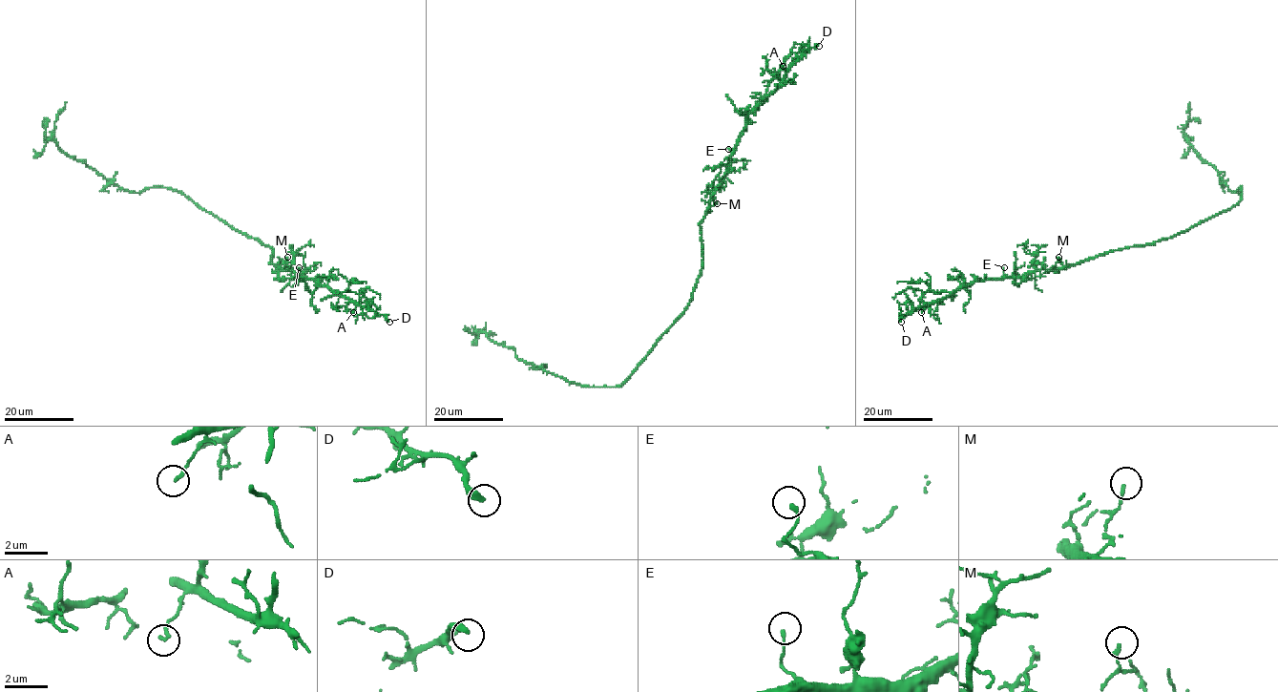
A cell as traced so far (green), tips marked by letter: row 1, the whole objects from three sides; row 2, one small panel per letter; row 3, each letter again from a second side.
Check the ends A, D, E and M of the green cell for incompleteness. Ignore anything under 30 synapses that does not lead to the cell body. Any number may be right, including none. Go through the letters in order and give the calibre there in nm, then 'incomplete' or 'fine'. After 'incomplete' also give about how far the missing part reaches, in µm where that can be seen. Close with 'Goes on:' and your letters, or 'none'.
A: calibre 160 nm; fine
D: calibre 320 nm; incomplete; missing 40 µm
E: calibre 150 nm; fine
M: calibre 140 nm; fine
Goes on: D

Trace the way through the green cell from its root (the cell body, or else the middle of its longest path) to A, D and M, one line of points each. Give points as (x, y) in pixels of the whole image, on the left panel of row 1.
A: (259, 241), (273, 250), (271, 262), (279, 269), (288, 269), (298, 277), (327, 285), (357, 304), (353, 312)
D: (259, 241), (273, 250), (271, 262), (279, 269), (325, 284), (382, 314), (389, 322)
M: (259, 241), (273, 250), (271, 262), (277, 267), (282, 268), (287, 257)

